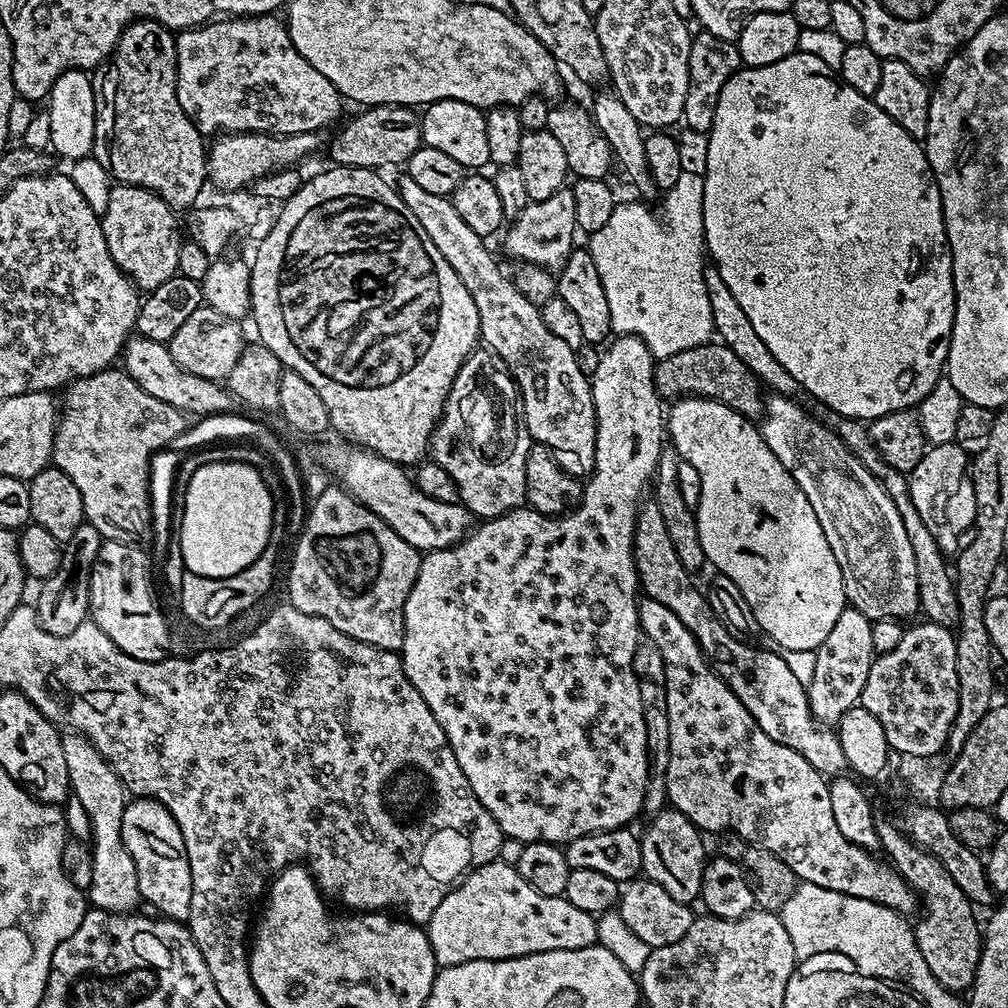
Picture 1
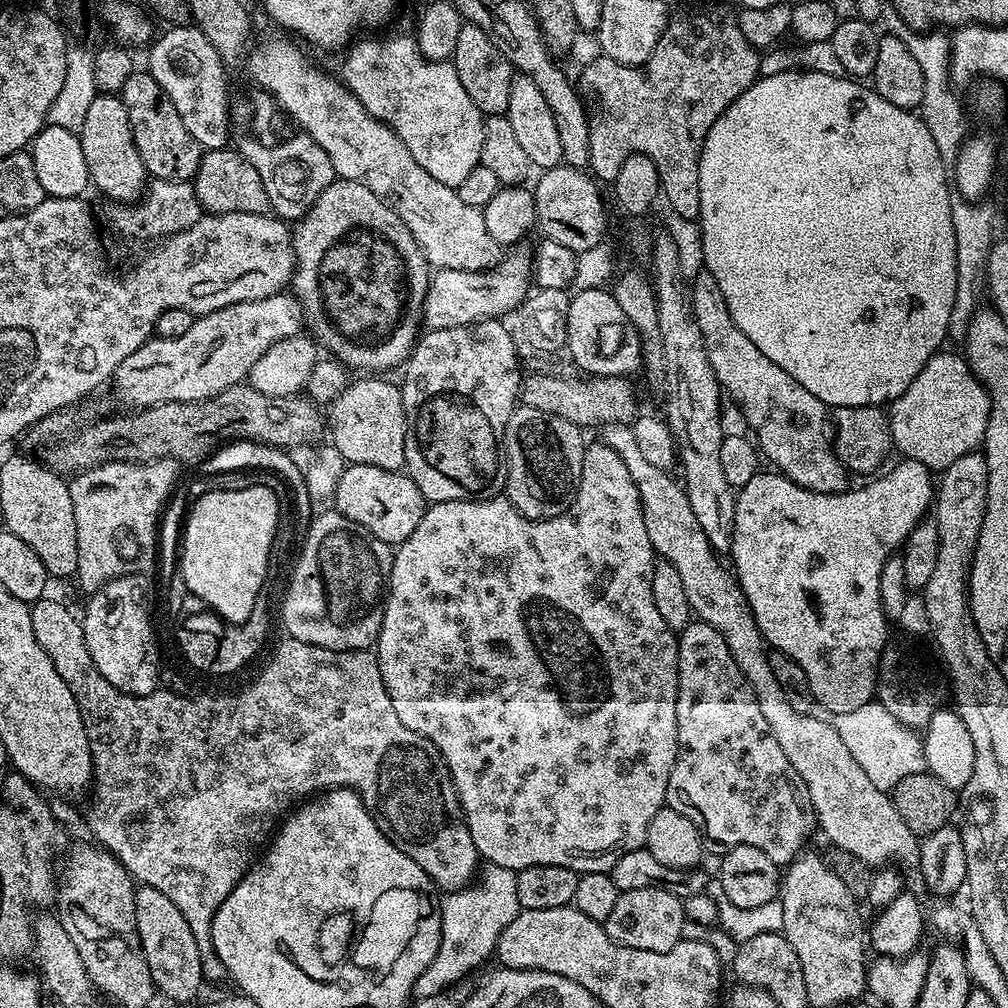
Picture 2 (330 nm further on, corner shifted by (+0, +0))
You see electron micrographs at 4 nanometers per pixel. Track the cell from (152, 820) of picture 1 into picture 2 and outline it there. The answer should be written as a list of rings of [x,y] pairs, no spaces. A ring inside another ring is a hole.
[[[137,887],[136,929],[157,993],[168,1000],[177,1000],[180,1004],[194,999],[199,994],[200,987],[205,987],[206,981],[202,974],[198,942],[194,942],[194,934],[186,918],[182,918],[182,910],[178,910],[178,906],[174,906],[174,902],[166,898],[166,894],[153,888]]]

